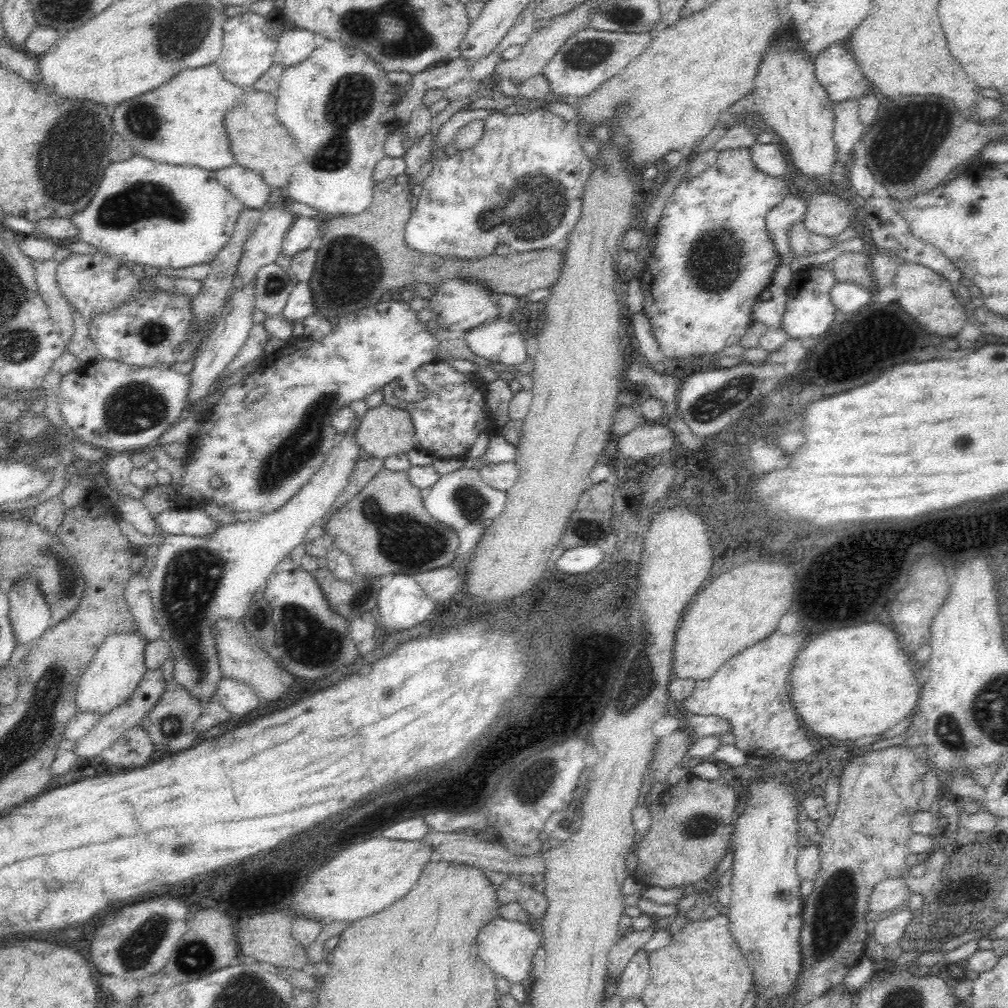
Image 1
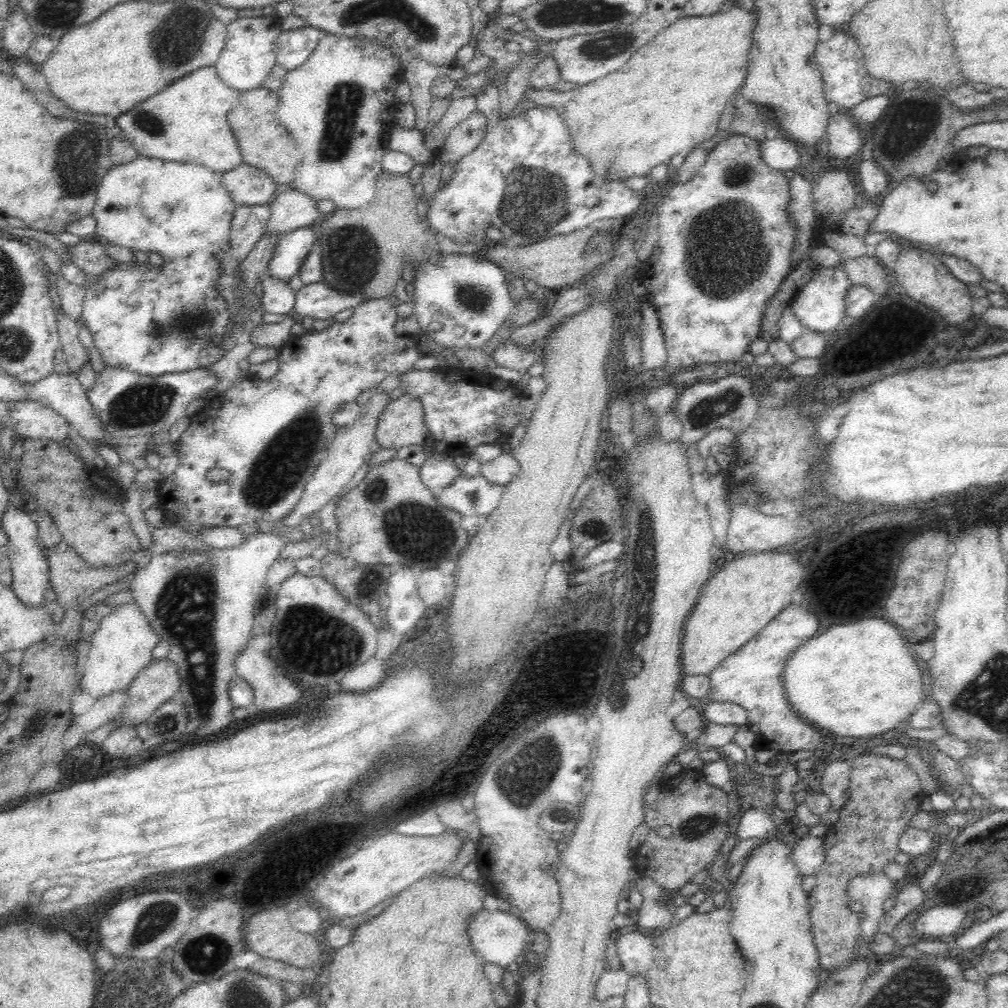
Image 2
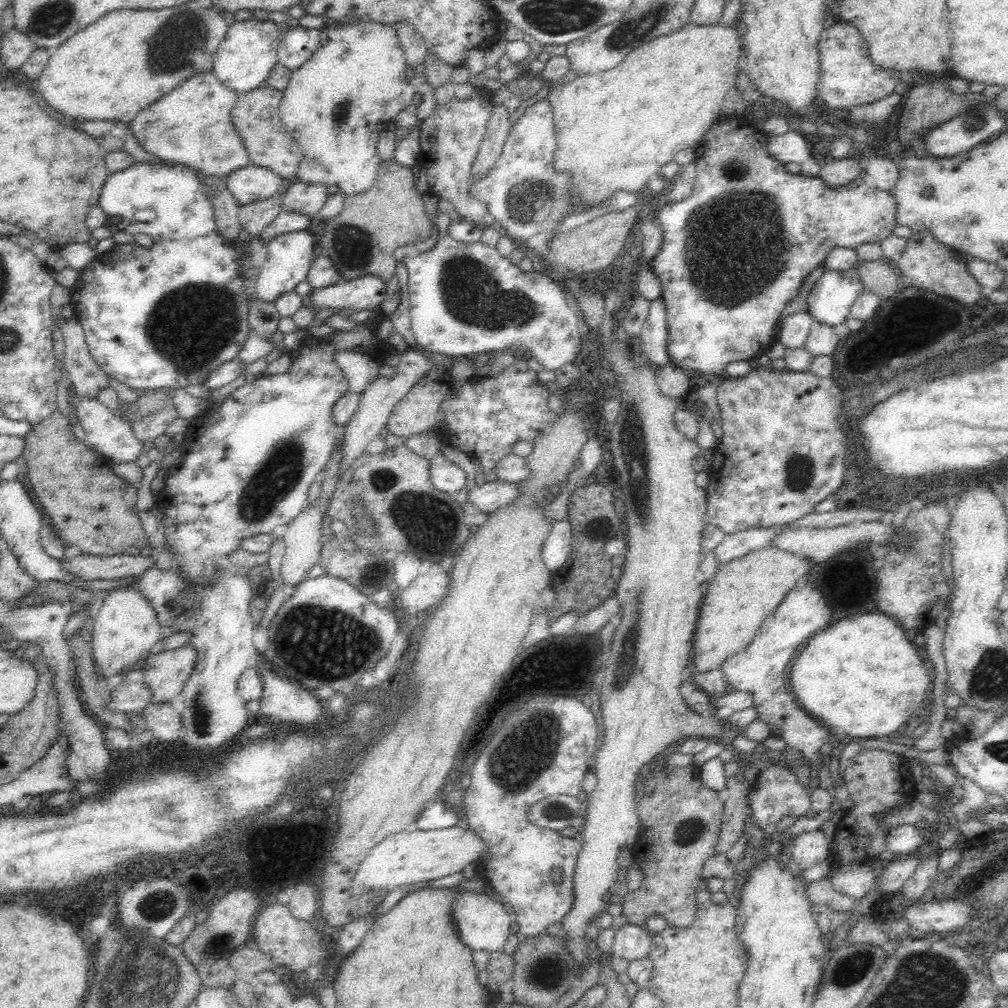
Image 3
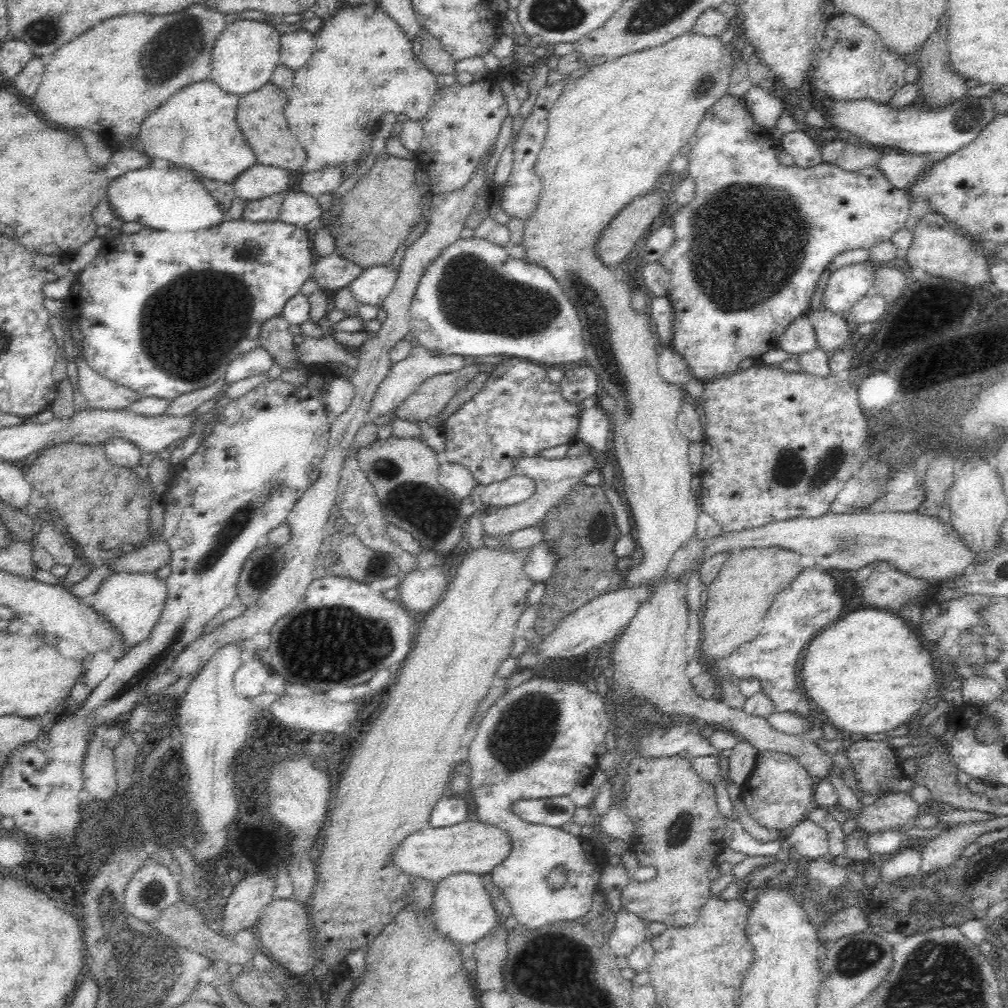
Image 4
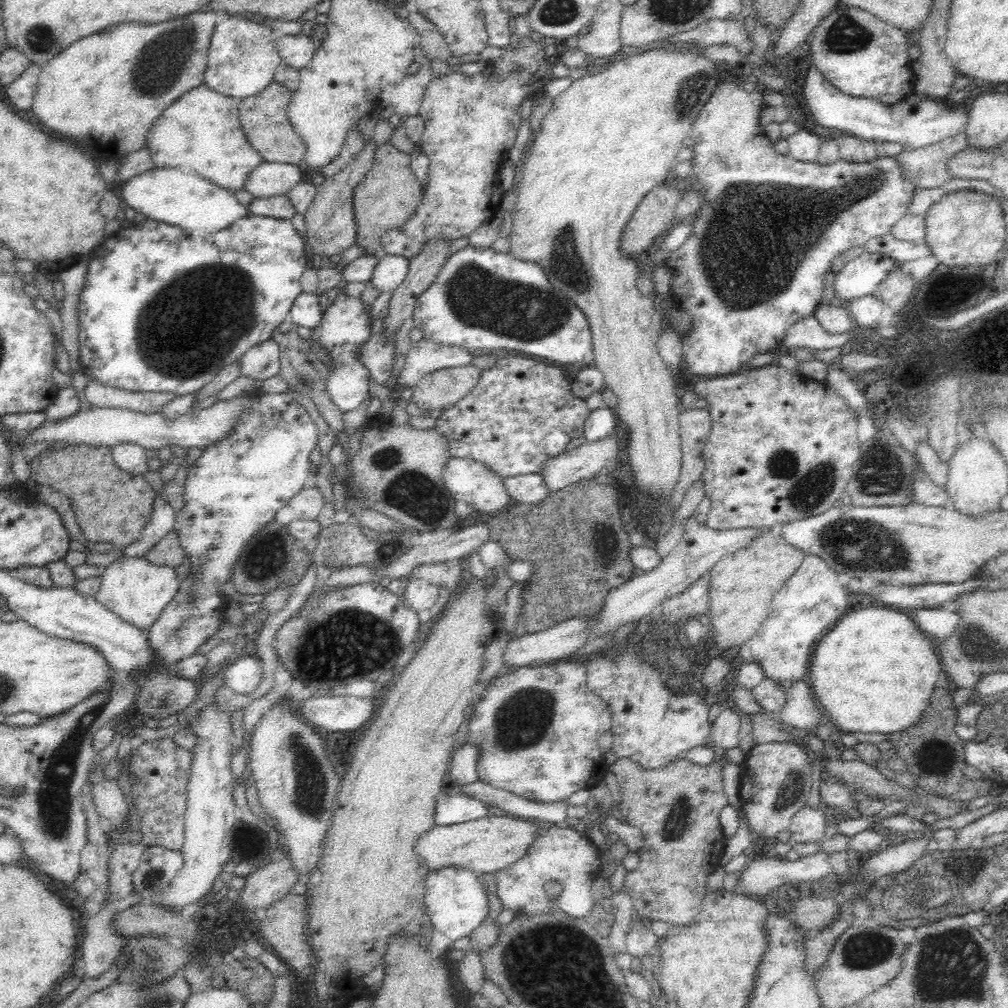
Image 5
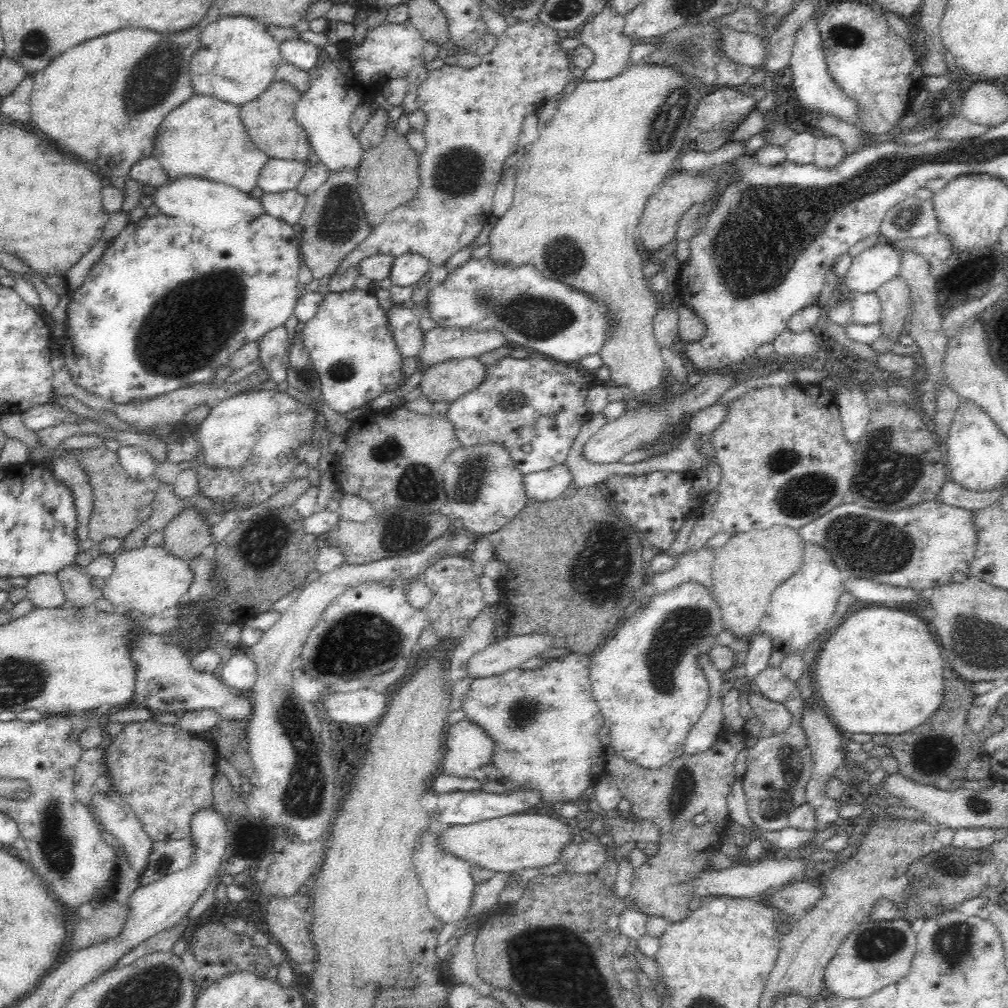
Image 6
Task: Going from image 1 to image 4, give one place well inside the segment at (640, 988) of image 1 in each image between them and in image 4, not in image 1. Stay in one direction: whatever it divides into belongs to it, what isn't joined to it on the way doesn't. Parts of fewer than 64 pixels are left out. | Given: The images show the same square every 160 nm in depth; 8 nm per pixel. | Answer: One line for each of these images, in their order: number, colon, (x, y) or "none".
2: (635, 951)
3: (631, 942)
4: (629, 931)

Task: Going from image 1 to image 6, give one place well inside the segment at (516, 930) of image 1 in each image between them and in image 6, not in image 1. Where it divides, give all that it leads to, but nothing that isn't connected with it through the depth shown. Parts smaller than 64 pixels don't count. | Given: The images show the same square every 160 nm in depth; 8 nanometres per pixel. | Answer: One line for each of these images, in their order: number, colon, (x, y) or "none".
2: (499, 938)
3: (483, 924)
4: (462, 910)
5: (457, 904)
6: (447, 881)

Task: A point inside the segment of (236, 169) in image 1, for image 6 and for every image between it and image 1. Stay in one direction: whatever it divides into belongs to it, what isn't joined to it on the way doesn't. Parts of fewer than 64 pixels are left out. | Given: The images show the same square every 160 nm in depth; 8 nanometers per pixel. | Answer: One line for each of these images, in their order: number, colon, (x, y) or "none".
2: (247, 185)
3: (251, 183)
4: (259, 181)
5: (268, 179)
6: (278, 175)

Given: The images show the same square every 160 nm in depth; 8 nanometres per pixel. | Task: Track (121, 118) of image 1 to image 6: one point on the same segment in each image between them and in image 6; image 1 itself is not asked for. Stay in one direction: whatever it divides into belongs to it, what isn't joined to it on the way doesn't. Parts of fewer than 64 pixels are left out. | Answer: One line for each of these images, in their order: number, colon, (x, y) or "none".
2: (187, 122)
3: (191, 125)
4: (196, 127)
5: (200, 131)
6: (205, 137)

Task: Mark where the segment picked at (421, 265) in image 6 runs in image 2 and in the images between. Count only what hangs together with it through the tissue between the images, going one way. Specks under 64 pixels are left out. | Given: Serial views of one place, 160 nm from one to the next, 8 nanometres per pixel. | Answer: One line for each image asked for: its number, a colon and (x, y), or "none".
2: (317, 301)
3: (367, 292)
4: (371, 287)
5: (390, 270)

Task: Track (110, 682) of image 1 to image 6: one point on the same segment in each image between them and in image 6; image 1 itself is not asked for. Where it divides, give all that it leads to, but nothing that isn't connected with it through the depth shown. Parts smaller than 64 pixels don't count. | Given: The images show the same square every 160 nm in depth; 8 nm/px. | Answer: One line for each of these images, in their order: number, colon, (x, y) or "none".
2: (123, 645)
3: (126, 630)
4: (132, 602)
5: (136, 591)
6: (147, 580)

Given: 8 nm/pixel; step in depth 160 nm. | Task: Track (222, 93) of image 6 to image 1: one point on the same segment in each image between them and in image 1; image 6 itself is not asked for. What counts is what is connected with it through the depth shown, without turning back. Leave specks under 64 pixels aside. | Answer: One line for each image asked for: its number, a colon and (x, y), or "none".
1: (250, 40)
2: (250, 53)
3: (243, 61)
4: (247, 52)
5: (242, 58)

